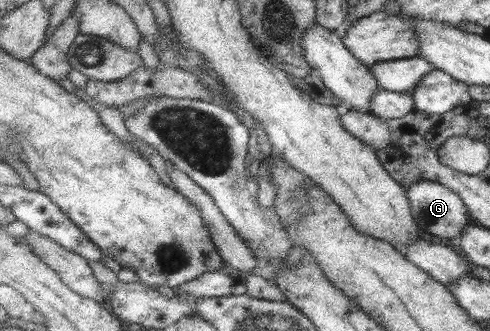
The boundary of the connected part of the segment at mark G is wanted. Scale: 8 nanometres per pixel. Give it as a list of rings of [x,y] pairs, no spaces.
[[[421,181],[421,183],[415,183],[411,187],[407,187],[406,191],[417,224],[421,229],[439,237],[443,242],[457,243],[461,238],[462,231],[473,221],[461,196],[454,193],[449,187],[441,185],[441,183]]]

